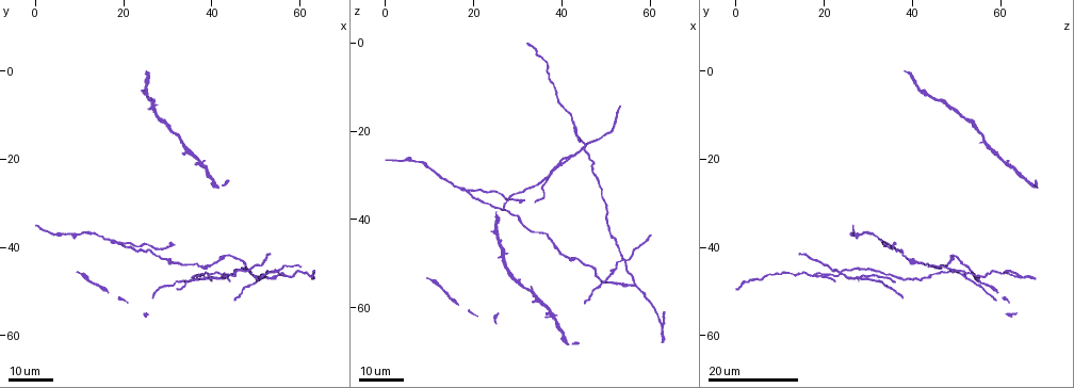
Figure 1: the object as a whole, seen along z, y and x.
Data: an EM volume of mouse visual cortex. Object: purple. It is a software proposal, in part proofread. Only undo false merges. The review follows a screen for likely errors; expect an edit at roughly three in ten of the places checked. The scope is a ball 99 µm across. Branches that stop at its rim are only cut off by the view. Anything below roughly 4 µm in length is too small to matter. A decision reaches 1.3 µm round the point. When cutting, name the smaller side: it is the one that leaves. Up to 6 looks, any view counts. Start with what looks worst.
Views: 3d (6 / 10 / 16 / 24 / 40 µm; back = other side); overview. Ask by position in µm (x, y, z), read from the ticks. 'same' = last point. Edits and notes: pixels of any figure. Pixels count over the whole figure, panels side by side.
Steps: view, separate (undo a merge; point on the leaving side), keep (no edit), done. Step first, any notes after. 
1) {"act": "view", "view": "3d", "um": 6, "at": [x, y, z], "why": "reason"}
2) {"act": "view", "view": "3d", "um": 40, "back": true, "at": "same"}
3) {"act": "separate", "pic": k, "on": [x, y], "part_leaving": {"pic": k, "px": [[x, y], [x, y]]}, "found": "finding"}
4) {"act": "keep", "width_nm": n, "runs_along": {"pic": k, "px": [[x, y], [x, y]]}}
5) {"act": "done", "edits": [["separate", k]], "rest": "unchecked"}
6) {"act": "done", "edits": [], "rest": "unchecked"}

{"act": "view", "view": "3d", "um": 24, "at": [45.0, 46.5, 24.0]}

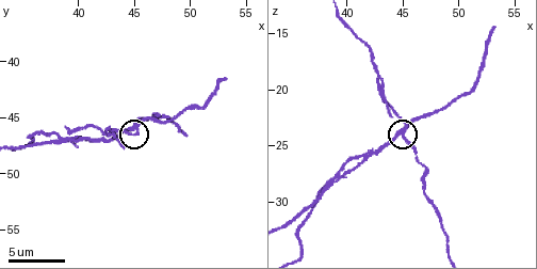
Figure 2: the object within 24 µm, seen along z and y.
{"act": "view", "view": "3d", "um": 10, "at": [44.8, 45.8, 23.8]}

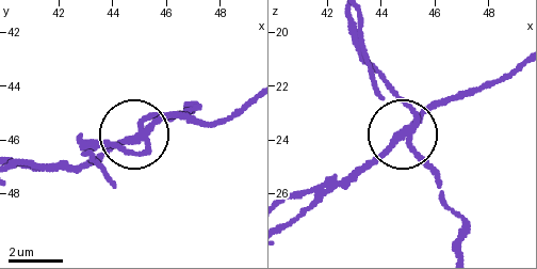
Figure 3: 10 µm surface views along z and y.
{"act": "separate", "pic": 3, "on": [166, 112], "part_leaving": {"pic": 3, "px": [[142, 135], [124, 137], [68, 169], [20, 167]]}, "found": "two neurons meet here"}

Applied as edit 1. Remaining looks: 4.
{"act": "view", "view": "overview"}

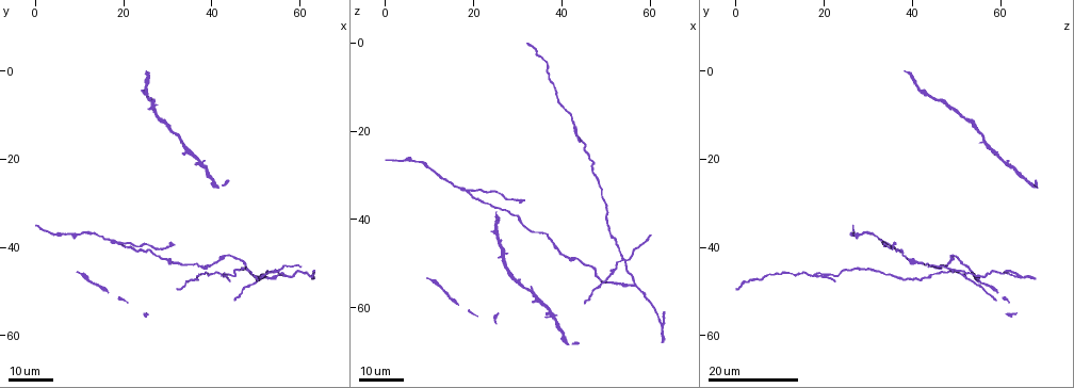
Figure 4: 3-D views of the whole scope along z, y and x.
{"act": "view", "view": "3d", "um": 24, "at": [18.5, 38.5, 33.5], "why": "arms part here"}

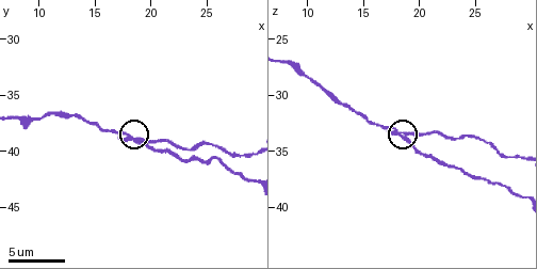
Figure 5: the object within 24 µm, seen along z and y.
{"act": "view", "view": "3d", "um": 10, "at": [19.0, 39.0, 33.6], "why": "zoom in"}

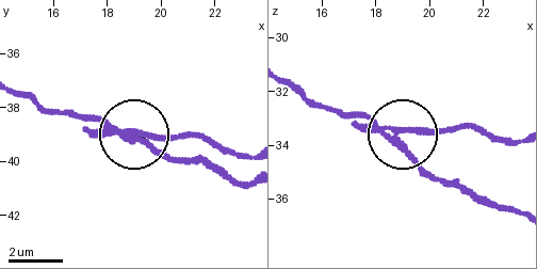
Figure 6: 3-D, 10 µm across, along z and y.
{"act": "separate", "pic": 6, "on": [155, 133], "side_arm_um": 15, "part_leaving": {"pic": 6, "px": [[117, 131], [205, 139], [246, 155]]}, "found": "a second neuron is stuck on"}

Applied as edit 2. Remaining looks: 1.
{"act": "done", "edits": [["separate", 3], ["separate", 6]], "rest": "unchecked"}

